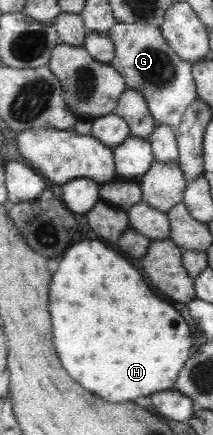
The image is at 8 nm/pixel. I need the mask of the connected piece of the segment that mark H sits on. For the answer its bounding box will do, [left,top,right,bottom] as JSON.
[50,241,190,403]

